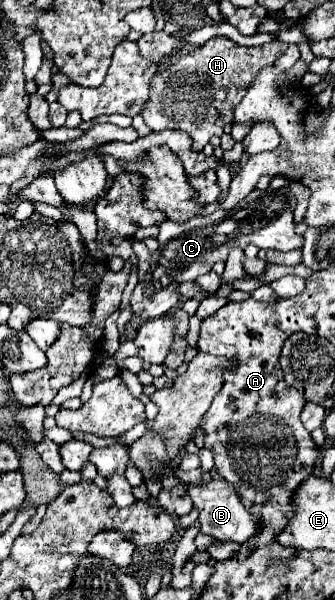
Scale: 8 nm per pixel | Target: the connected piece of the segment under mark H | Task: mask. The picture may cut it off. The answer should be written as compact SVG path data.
M217 36L211 38L201 46L199 50L181 56L181 60L177 64L173 64L169 70L165 70L163 74L157 74L151 80L151 94L147 100L147 108L141 112L145 124L153 130L153 132L163 132L163 130L181 130L187 132L193 140L193 150L201 152L203 146L211 140L211 136L221 136L225 124L231 124L231 108L243 98L243 92L247 90L247 84L251 84L251 80L267 66L273 64L281 54L283 48L287 48L285 44L279 42L269 42L263 46L243 47L225 36Z

